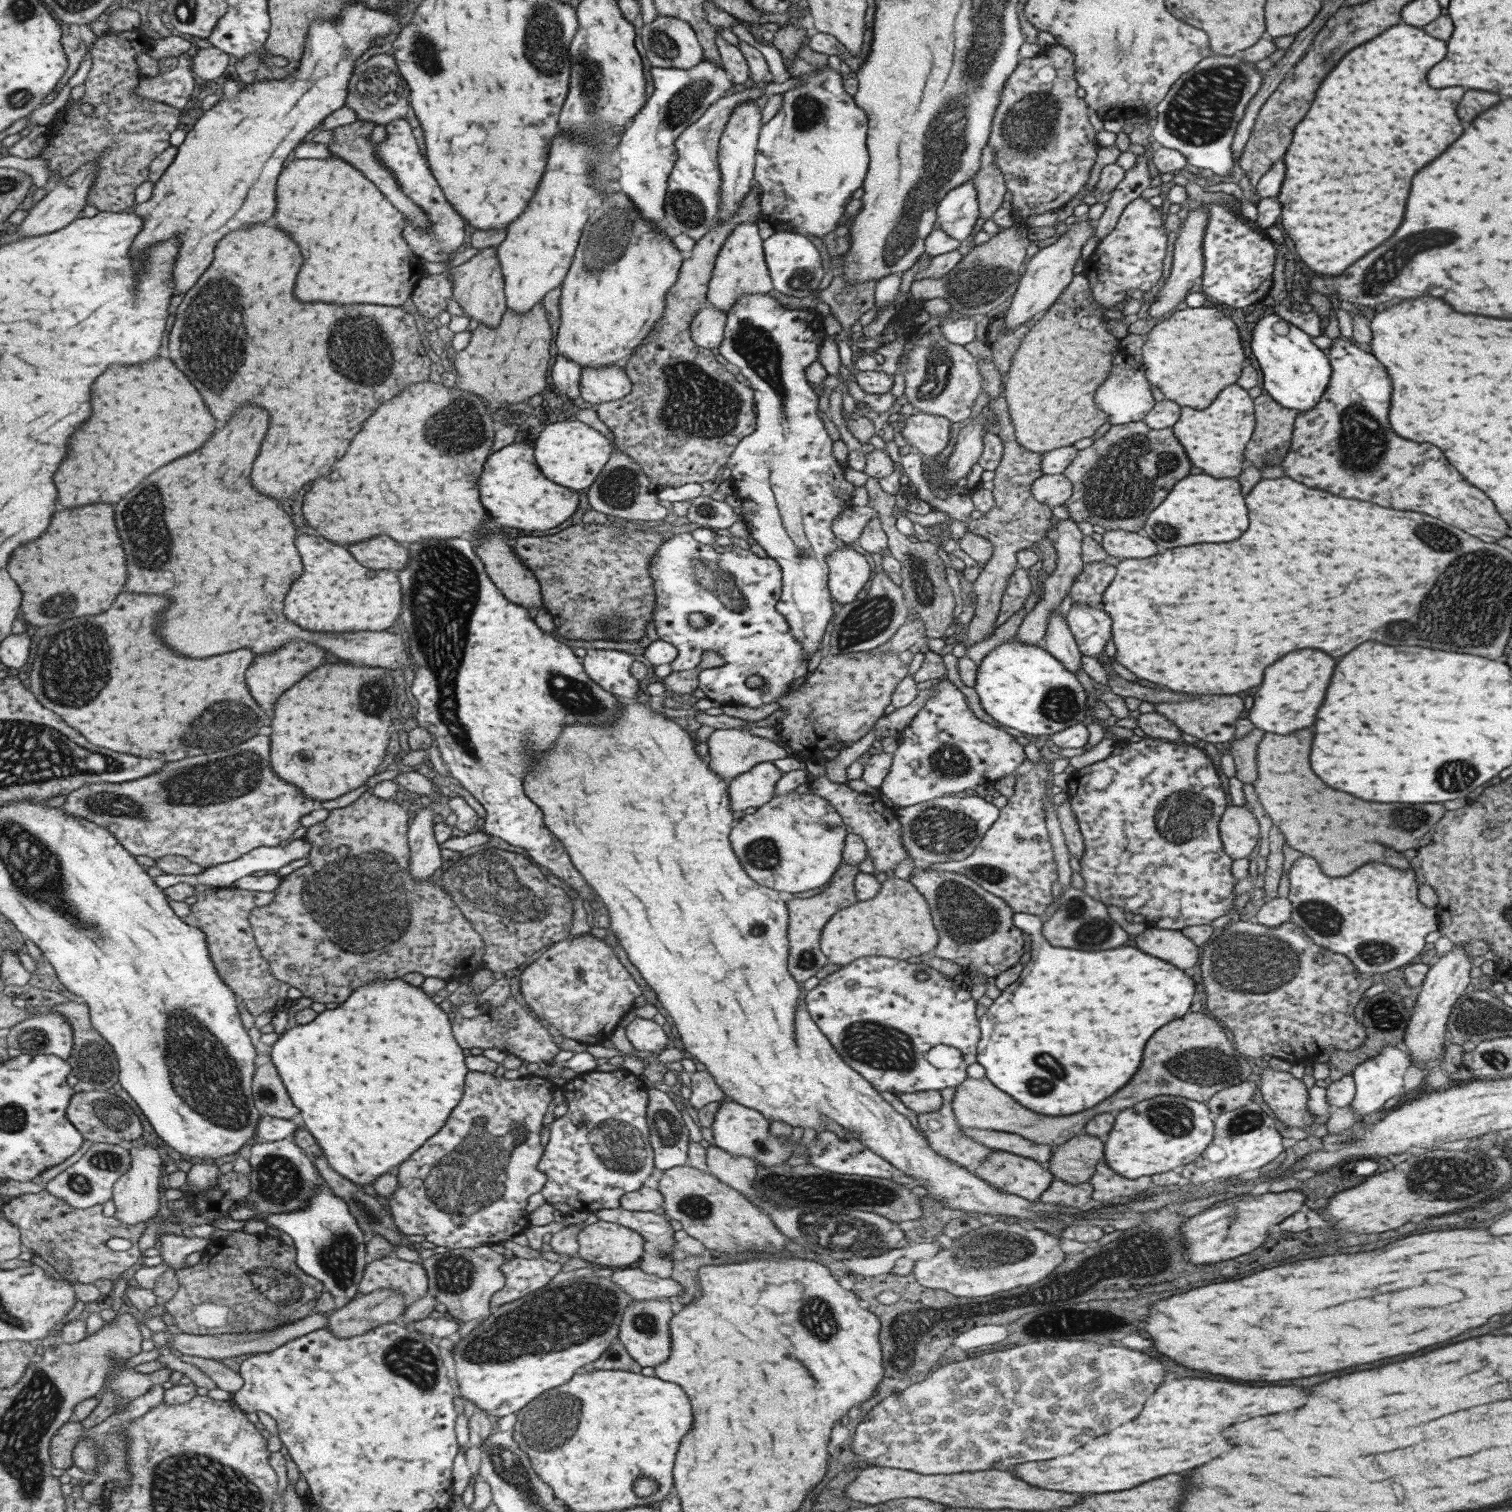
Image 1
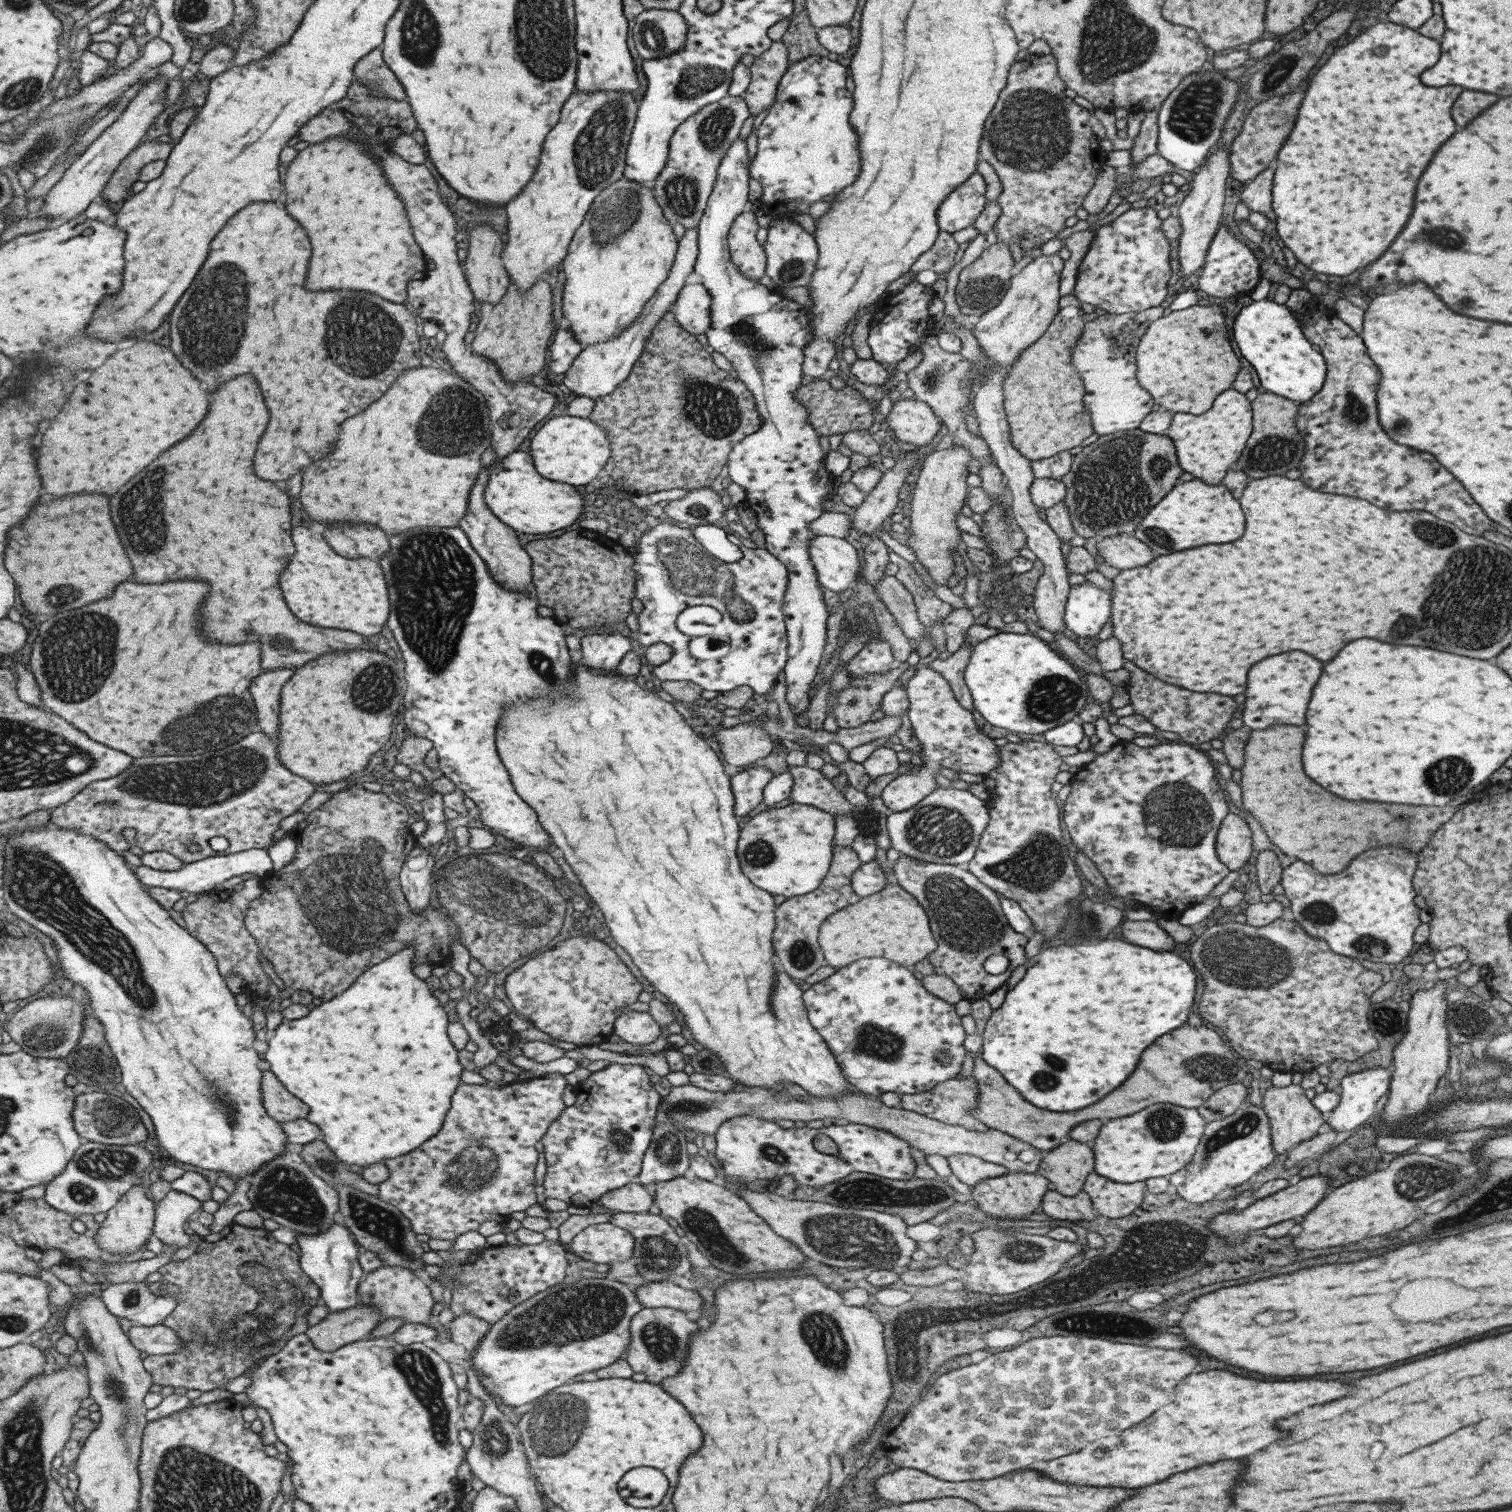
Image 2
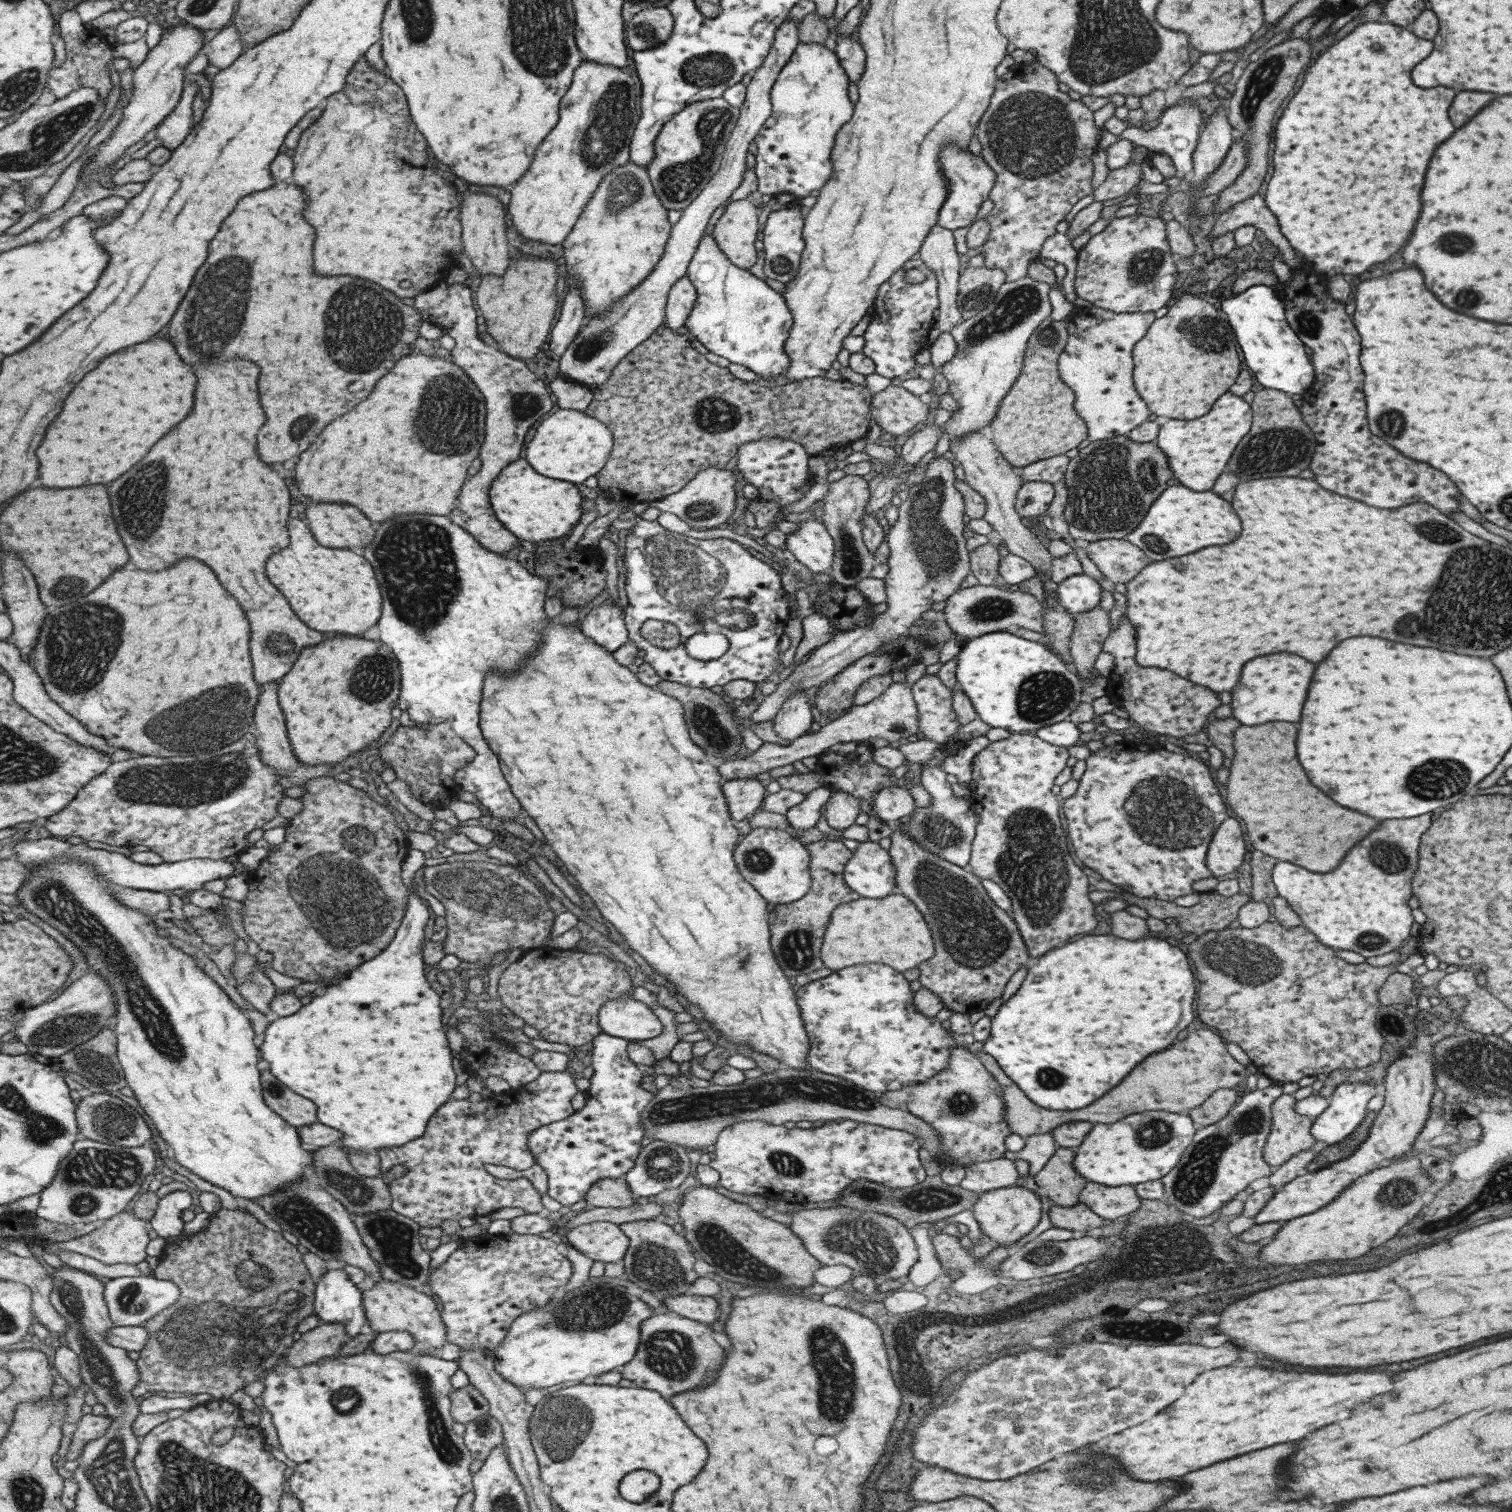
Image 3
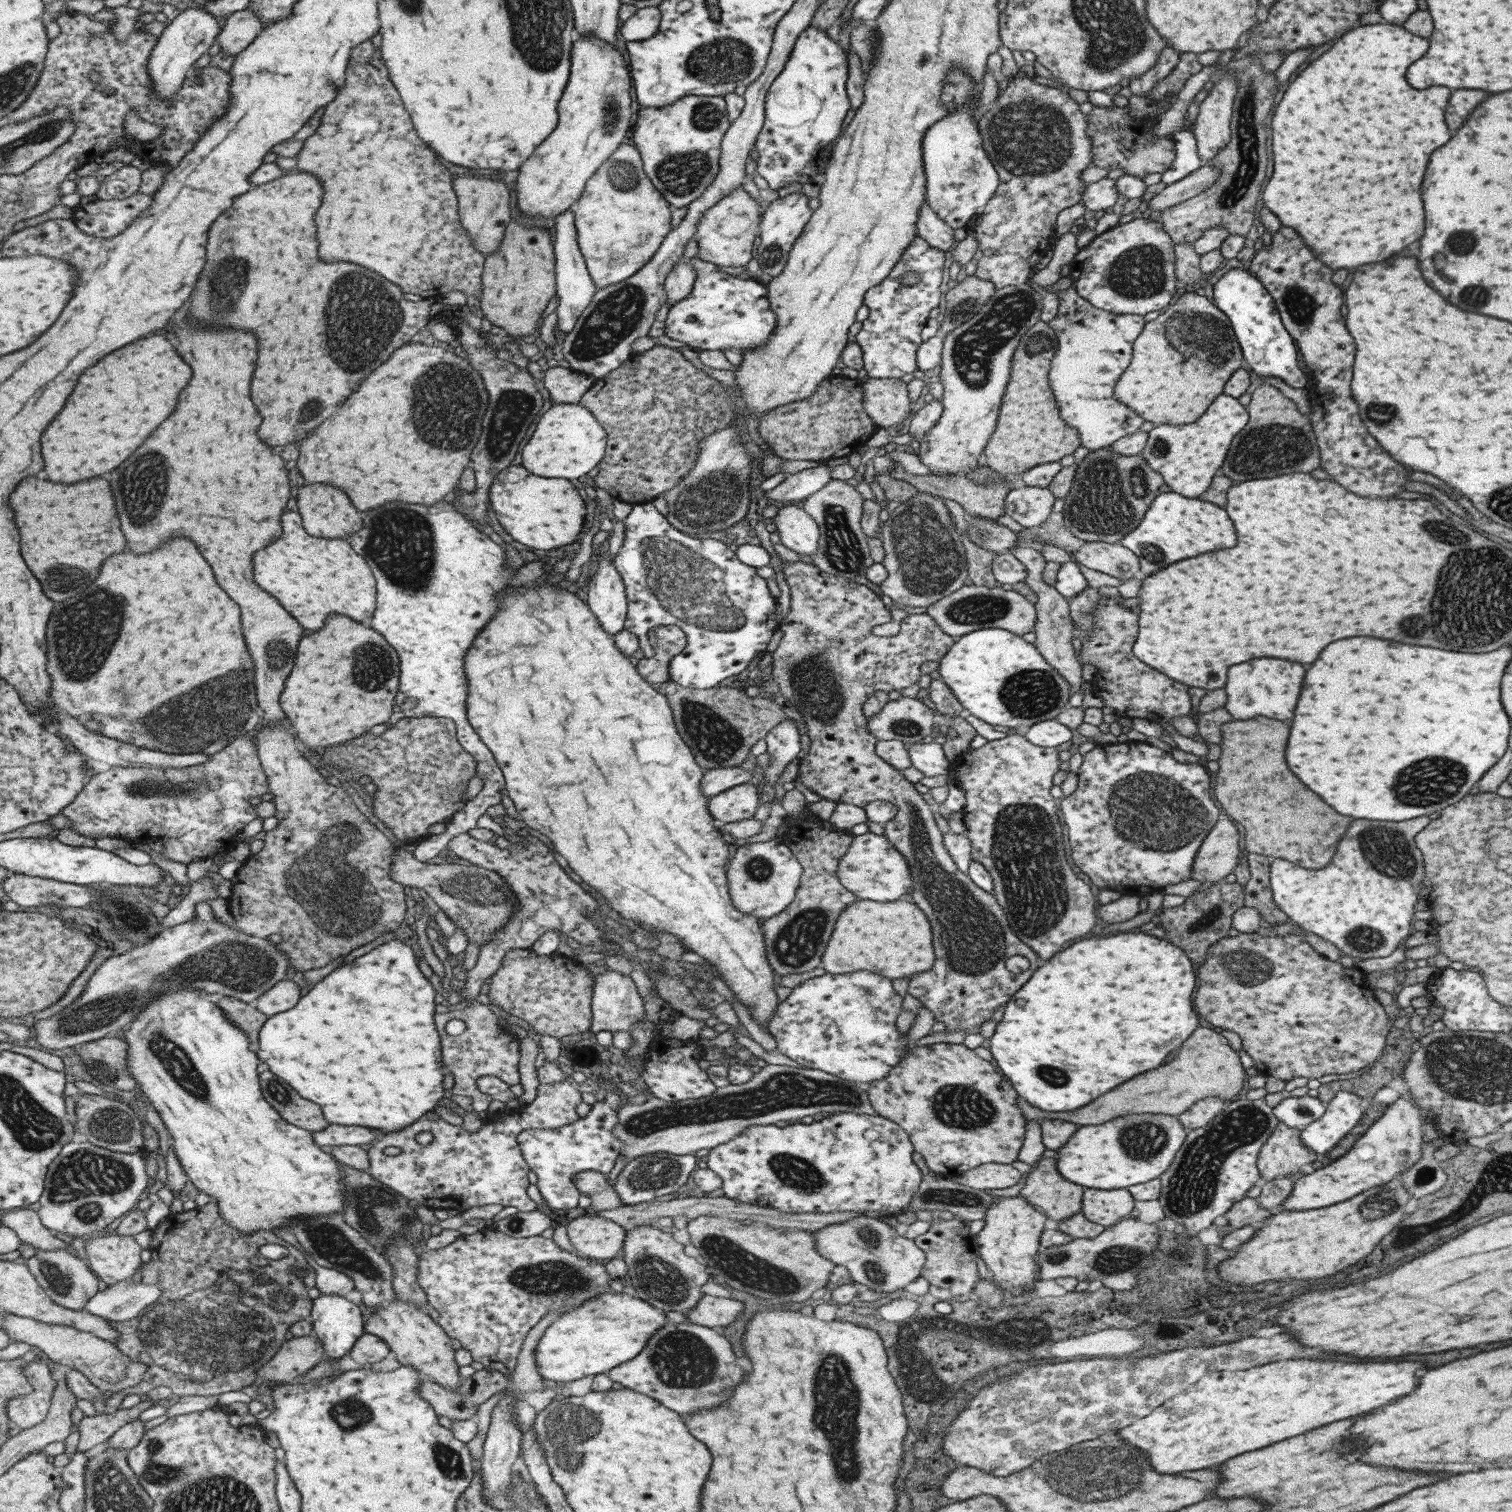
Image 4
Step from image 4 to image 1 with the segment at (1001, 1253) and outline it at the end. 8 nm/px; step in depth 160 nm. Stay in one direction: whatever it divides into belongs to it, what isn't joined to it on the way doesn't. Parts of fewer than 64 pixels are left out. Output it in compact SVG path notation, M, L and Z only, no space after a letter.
M991 1150L973 1173L1000 1192L1025 1200L1036 1200L1054 1179L1038 1162L1000 1150Z

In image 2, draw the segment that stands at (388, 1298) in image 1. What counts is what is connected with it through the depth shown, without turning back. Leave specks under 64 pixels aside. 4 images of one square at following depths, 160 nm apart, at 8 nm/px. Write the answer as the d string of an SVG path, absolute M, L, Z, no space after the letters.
M368 1304L331 1312L315 1326L310 1326L309 1338L321 1352L331 1352L365 1338L377 1326L380 1314Z

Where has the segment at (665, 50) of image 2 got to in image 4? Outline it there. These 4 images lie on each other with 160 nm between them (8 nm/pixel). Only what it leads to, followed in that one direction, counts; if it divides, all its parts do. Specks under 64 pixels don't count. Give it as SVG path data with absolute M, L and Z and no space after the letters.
M646 6L635 11L633 16L621 23L620 36L625 42L637 42L648 39L657 29L660 12L656 6Z

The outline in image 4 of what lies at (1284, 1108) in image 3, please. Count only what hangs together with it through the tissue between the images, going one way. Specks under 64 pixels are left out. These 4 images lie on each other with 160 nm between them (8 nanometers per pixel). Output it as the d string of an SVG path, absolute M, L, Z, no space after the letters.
M1279 1120L1272 1133L1267 1137L1267 1140L1261 1145L1256 1156L1256 1167L1259 1171L1259 1176L1269 1182L1274 1178L1283 1178L1290 1174L1298 1174L1301 1166L1305 1163L1311 1163L1315 1160L1316 1154L1305 1148L1299 1140L1300 1130L1294 1126L1285 1125Z

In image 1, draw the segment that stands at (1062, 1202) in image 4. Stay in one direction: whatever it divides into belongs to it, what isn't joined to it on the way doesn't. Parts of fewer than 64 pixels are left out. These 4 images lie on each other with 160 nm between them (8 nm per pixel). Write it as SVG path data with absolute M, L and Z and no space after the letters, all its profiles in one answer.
M1079 1133L1053 1147L1047 1170L1056 1180L1081 1184L1091 1178L1095 1164L1102 1160L1102 1156L1103 1143L1093 1136Z

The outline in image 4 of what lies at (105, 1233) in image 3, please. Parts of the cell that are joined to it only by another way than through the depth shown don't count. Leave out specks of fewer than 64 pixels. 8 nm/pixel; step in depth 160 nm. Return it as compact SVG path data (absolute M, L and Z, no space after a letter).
M117 1234L96 1237L85 1241L81 1249L85 1253L89 1269L107 1286L129 1281L143 1265L141 1246L133 1236Z

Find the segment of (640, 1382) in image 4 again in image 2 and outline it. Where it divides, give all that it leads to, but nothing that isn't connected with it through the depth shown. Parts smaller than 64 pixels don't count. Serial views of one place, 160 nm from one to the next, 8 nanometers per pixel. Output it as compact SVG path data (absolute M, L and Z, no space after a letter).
M645 1308L635 1313L629 1322L630 1341L624 1359L637 1374L645 1374L645 1382L660 1385L662 1380L679 1372L684 1365L689 1334L697 1332L695 1321L689 1320L683 1311L673 1308Z

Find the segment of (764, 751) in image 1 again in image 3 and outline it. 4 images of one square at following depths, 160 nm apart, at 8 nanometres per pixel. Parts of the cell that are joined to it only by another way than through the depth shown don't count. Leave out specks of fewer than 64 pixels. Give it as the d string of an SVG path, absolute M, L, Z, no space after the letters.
M948 456L941 459L932 459L925 466L925 480L919 486L913 485L909 490L909 496L898 506L897 520L894 524L886 527L885 541L888 546L887 556L882 558L888 566L887 574L883 578L885 583L885 594L887 609L883 613L874 615L873 622L867 627L855 628L847 632L836 633L832 639L814 649L811 654L805 657L801 663L781 682L776 682L775 690L758 701L758 707L749 718L754 723L771 721L780 709L780 706L796 690L804 690L810 686L817 686L821 682L832 678L840 670L843 670L854 660L861 658L864 654L869 654L883 643L905 635L908 627L913 621L920 618L920 614L929 609L935 602L943 602L953 592L960 589L961 581L970 573L968 565L968 551L965 549L965 538L963 537L963 513L964 504L962 494L954 487L955 475L953 475L954 463L949 463Z

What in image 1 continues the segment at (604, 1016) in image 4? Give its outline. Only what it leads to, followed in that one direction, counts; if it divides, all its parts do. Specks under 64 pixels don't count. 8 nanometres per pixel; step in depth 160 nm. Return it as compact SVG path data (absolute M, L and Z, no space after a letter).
M635 1016L624 1027L627 1040L635 1050L643 1052L661 1052L666 1048L668 1038L663 1032L662 1026L657 1025L652 1019L644 1019Z

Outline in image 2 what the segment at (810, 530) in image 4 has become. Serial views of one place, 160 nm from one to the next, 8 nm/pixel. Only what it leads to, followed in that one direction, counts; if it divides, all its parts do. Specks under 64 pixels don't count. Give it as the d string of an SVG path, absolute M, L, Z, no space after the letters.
M815 535L808 544L808 555L819 586L838 593L854 584L859 562L845 539Z

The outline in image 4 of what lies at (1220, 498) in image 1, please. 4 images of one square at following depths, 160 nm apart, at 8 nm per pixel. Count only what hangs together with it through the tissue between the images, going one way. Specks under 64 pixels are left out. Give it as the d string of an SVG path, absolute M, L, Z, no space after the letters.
M1169 491L1159 494L1151 502L1139 526L1135 526L1117 543L1135 554L1139 561L1141 578L1144 578L1177 560L1193 558L1207 550L1235 546L1235 532L1223 508L1199 498L1187 498Z

